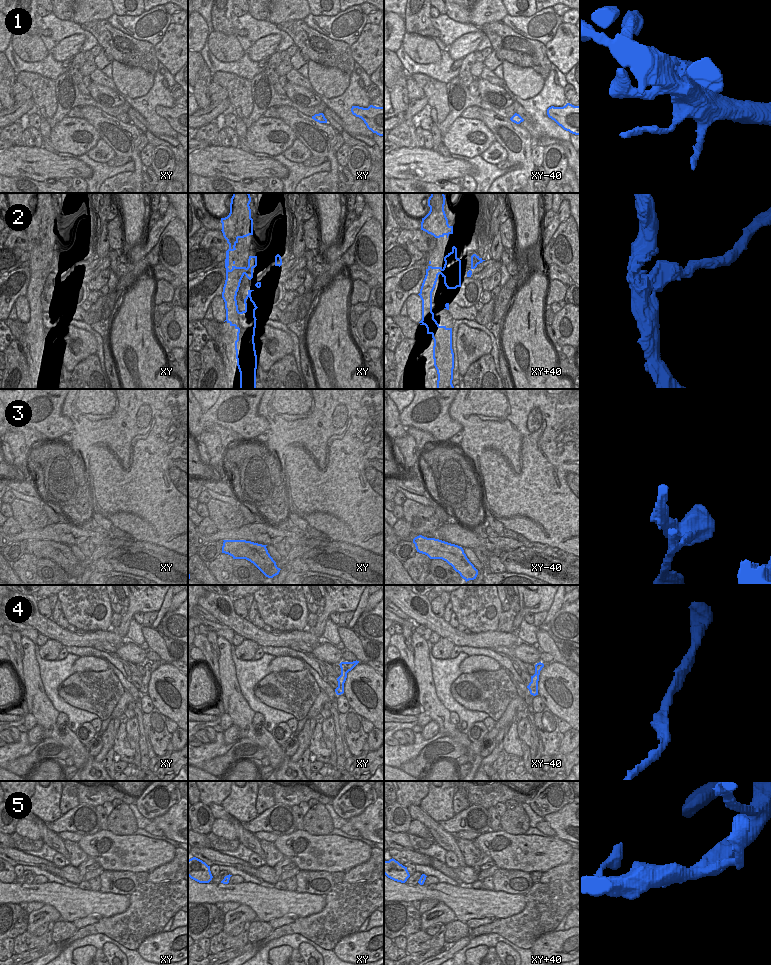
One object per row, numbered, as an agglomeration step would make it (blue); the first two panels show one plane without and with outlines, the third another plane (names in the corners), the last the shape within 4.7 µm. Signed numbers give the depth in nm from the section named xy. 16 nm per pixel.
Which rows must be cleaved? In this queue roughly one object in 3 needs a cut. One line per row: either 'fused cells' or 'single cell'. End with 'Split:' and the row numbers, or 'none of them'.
1: single cell
2: fused cells
3: fused cells
4: single cell
5: single cell
Split: 2, 3

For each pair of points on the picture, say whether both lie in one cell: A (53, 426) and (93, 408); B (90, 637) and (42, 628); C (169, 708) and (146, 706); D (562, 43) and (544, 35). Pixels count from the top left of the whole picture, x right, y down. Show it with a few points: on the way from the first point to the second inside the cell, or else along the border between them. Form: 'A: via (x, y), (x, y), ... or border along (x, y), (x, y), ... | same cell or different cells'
A: border along (64, 399), (62, 413), (70, 419), (73, 429) | different cells
B: via (78, 639), (66, 638), (54, 631) | same cell
C: border along (147, 693), (154, 706) | different cells
D: border along (562, 22), (558, 26), (555, 35), (545, 45) | different cells

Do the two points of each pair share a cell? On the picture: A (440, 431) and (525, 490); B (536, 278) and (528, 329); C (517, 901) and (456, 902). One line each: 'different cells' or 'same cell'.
A: different cells
B: same cell
C: same cell

